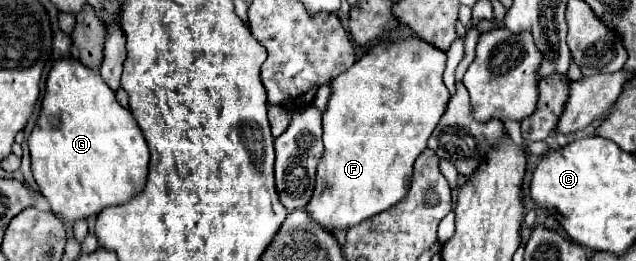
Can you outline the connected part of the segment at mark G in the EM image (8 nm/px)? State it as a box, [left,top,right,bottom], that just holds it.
[27,56,149,224]

